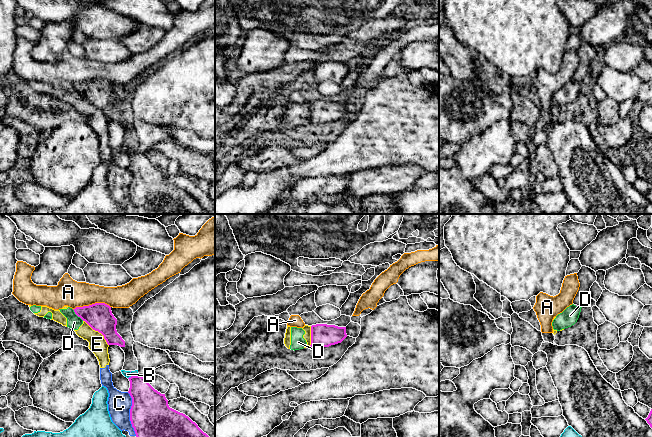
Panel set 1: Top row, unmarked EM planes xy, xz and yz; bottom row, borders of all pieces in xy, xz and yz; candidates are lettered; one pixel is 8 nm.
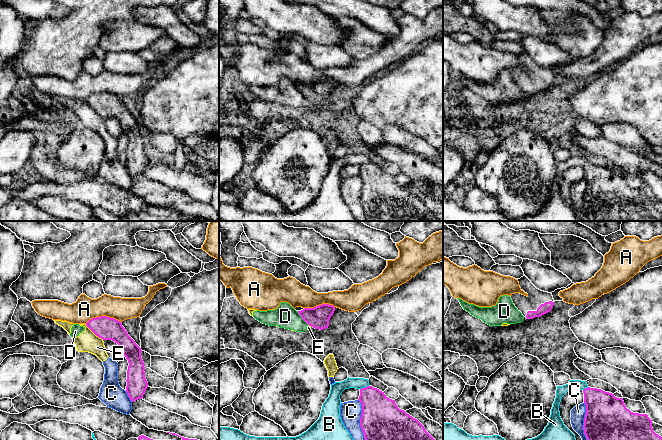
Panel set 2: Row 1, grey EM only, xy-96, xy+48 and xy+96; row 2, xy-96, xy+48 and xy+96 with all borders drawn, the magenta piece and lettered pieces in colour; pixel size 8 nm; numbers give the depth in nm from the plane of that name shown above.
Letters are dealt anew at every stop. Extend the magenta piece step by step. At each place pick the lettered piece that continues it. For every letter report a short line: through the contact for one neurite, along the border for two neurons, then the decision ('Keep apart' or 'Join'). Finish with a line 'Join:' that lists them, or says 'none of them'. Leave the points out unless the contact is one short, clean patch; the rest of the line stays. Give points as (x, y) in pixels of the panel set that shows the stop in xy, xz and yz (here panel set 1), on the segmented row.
A: Line: xy (110, 306), (104, 303), (92, 303), (76, 306), (73, 309). Keep apart
B: Line: xy (138, 374), (131, 375), (128, 378). Keep apart
C: Keep apart
D: Line: xy (72, 309), (83, 320). Keep apart
E: Line: xy (83, 320), (93, 329), (97, 330), (108, 345). Keep apart
Join: none of them

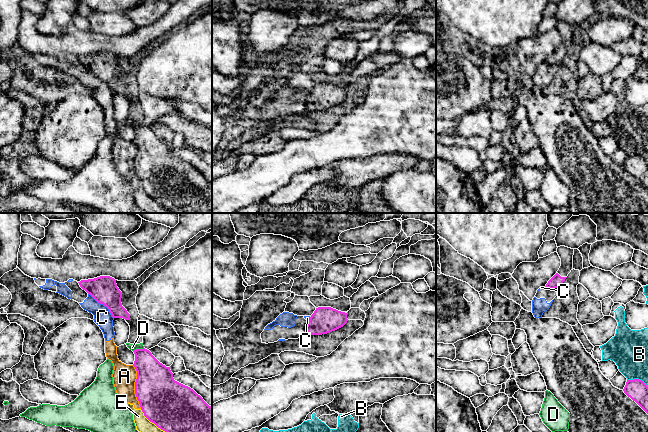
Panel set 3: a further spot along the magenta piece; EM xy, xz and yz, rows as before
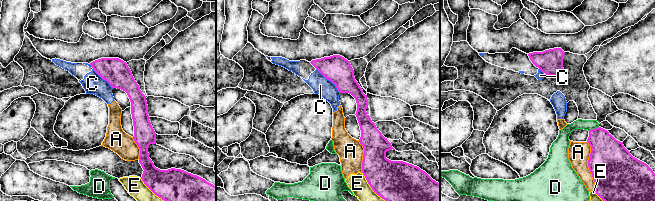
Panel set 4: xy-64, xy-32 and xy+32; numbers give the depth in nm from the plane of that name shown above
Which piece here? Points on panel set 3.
A: Keep apart
B: Keep apart
C: Line: xy (88, 293), (98, 302), (102, 303), (113, 318). Keep apart
D: Line: xy (143, 347), (136, 348), (133, 351). Keep apart
E: Keep apart
Join: none of them

